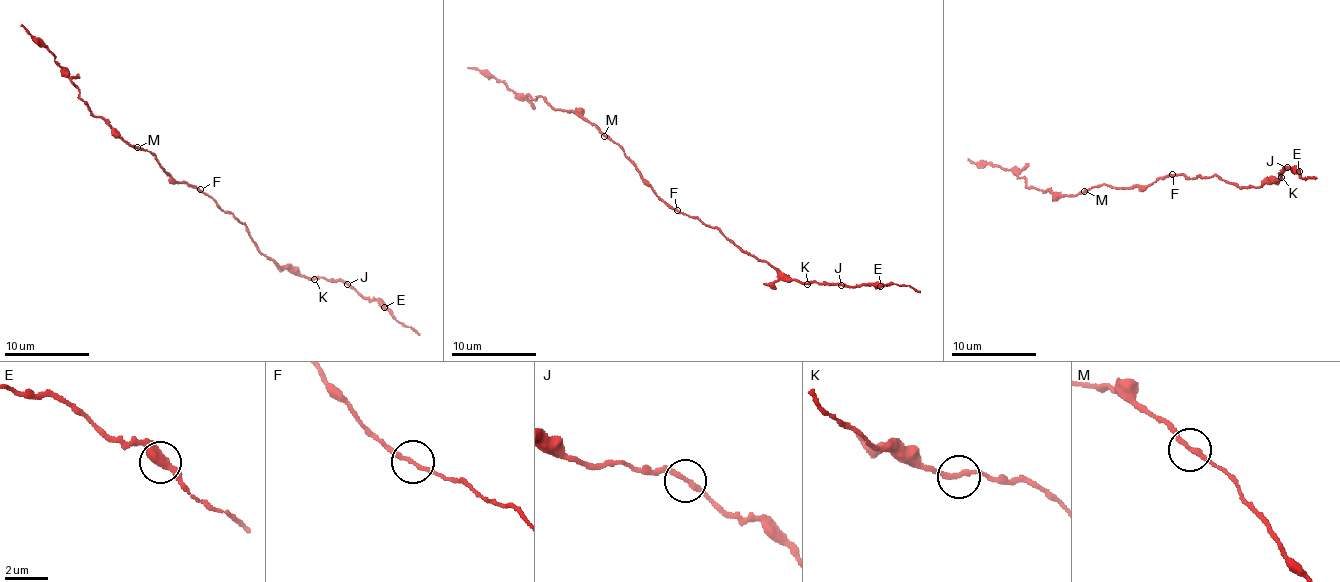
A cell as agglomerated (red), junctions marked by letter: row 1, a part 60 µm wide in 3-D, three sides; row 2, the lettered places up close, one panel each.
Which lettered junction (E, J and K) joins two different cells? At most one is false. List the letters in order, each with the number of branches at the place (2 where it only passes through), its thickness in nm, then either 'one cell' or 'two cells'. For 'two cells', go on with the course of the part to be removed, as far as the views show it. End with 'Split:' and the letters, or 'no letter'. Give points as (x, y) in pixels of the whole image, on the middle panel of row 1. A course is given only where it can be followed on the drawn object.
E: 2 branches meet; 440 nm thick; one cell
J: 2 branches meet; 220 nm thick; one cell
K: 2 branches meet; 220 nm thick; one cell
Split: no letter

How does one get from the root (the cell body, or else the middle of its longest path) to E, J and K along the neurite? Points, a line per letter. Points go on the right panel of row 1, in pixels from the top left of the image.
E: (1172, 177), (1177, 173), (1192, 177), (1213, 175), (1239, 187), (1256, 188), (1280, 178), (1284, 166), (1299, 170)
J: (1172, 177), (1177, 173), (1192, 177), (1213, 175), (1239, 187), (1256, 188), (1280, 178), (1280, 172), (1287, 167)
K: (1172, 177), (1177, 173), (1192, 177), (1197, 174), (1204, 178), (1213, 175), (1239, 187), (1256, 188), (1281, 176)

